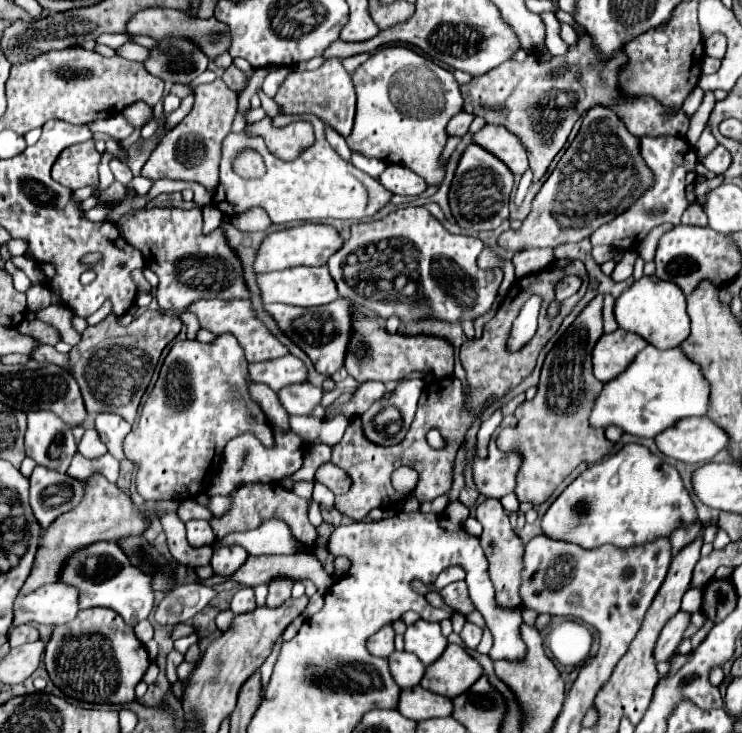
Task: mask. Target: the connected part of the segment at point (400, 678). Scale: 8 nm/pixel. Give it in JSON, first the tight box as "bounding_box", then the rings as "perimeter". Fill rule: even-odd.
{"bounding_box":[390,652,426,688],"perimeter":[[[394,652],[390,658],[390,672],[392,678],[400,688],[414,688],[426,674],[426,666],[418,662],[418,656],[410,652]]]}

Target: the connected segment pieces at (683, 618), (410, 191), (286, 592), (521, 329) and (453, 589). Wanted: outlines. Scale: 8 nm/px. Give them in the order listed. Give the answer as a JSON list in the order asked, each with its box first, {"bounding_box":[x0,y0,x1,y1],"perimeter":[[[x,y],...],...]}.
[{"bounding_box":[654,610,692,662],"perimeter":[[[678,610],[664,626],[658,642],[656,642],[656,648],[654,648],[654,658],[656,662],[664,662],[670,658],[670,654],[674,654],[674,650],[678,648],[678,642],[682,640],[688,624],[690,624],[690,618],[692,614],[690,612],[684,612],[684,610]]]},{"bounding_box":[378,164,426,196],"perimeter":[[[388,164],[378,180],[380,180],[380,184],[384,188],[388,188],[394,194],[418,196],[418,194],[422,194],[426,190],[426,182],[422,178],[418,178],[414,172],[406,170],[406,166]]]},{"bounding_box":[266,580,292,608],"perimeter":[[[274,580],[268,584],[268,598],[266,598],[266,606],[268,608],[278,608],[282,606],[288,598],[290,598],[290,590],[292,590],[292,580]]]},{"bounding_box":[508,296,542,350],"perimeter":[[[532,296],[532,298],[522,306],[522,310],[520,310],[516,322],[514,322],[510,340],[508,340],[508,346],[510,346],[512,350],[518,350],[522,344],[526,344],[526,342],[534,336],[540,304],[542,304],[540,296]]]},{"bounding_box":[426,582,474,614],"perimeter":[[[452,582],[442,590],[438,590],[434,584],[426,584],[426,586],[428,586],[430,592],[438,592],[444,598],[444,602],[450,608],[454,608],[456,612],[460,612],[460,614],[470,614],[474,610],[474,604],[472,604],[472,600],[468,596],[466,582]]]}]

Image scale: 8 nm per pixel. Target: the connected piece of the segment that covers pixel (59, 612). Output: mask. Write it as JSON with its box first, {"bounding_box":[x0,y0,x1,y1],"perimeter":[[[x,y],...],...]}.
{"bounding_box":[14,582,80,626],"perimeter":[[[64,582],[46,584],[14,602],[14,626],[26,622],[50,626],[72,622],[80,610],[78,598],[80,594],[76,586]]]}

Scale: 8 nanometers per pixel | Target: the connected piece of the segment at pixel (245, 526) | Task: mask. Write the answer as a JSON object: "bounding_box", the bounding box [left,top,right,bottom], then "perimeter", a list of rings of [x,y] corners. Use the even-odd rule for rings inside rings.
{"bounding_box":[210,482,316,548],"perimeter":[[[268,482],[268,484],[246,484],[246,486],[240,486],[236,488],[232,494],[234,498],[234,504],[230,508],[228,514],[224,514],[222,518],[212,518],[210,524],[214,528],[214,534],[218,538],[226,536],[226,534],[232,534],[232,532],[244,532],[244,530],[250,530],[250,528],[256,528],[262,520],[266,518],[280,518],[284,520],[290,528],[292,528],[292,534],[302,540],[304,544],[312,546],[314,548],[314,538],[316,538],[316,528],[308,522],[308,512],[306,512],[306,500],[296,496],[294,492],[288,492],[284,490],[280,484],[276,482]]]}

